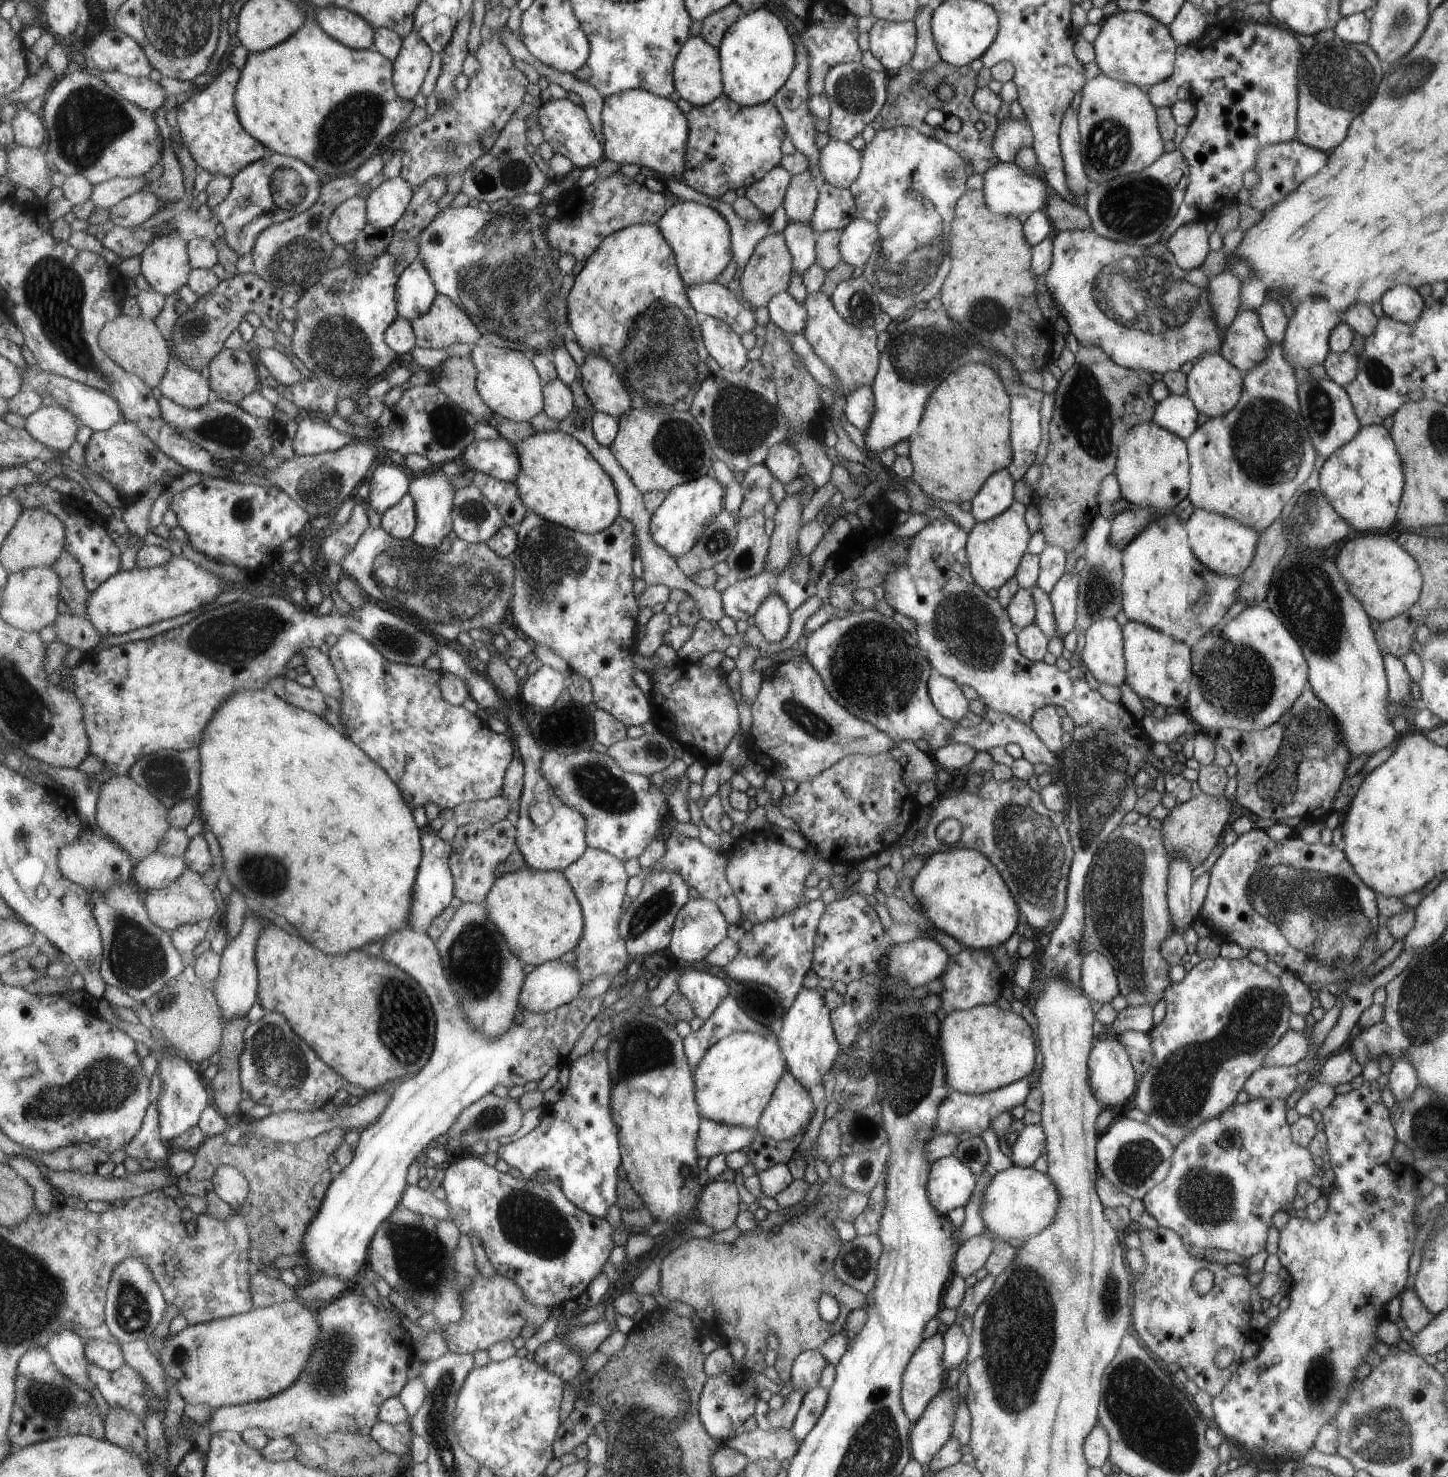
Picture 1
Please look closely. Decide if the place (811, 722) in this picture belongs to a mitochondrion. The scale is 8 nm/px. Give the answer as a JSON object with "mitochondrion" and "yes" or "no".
{"mitochondrion":"yes"}

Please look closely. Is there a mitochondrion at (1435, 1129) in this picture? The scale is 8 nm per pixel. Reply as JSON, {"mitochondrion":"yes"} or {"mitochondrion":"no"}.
{"mitochondrion":"yes"}

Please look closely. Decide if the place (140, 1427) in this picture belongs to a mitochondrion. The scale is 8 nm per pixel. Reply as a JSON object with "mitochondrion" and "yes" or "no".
{"mitochondrion":"no"}

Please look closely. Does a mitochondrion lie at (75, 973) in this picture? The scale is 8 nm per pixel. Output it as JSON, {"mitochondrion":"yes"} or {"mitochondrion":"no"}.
{"mitochondrion":"no"}

